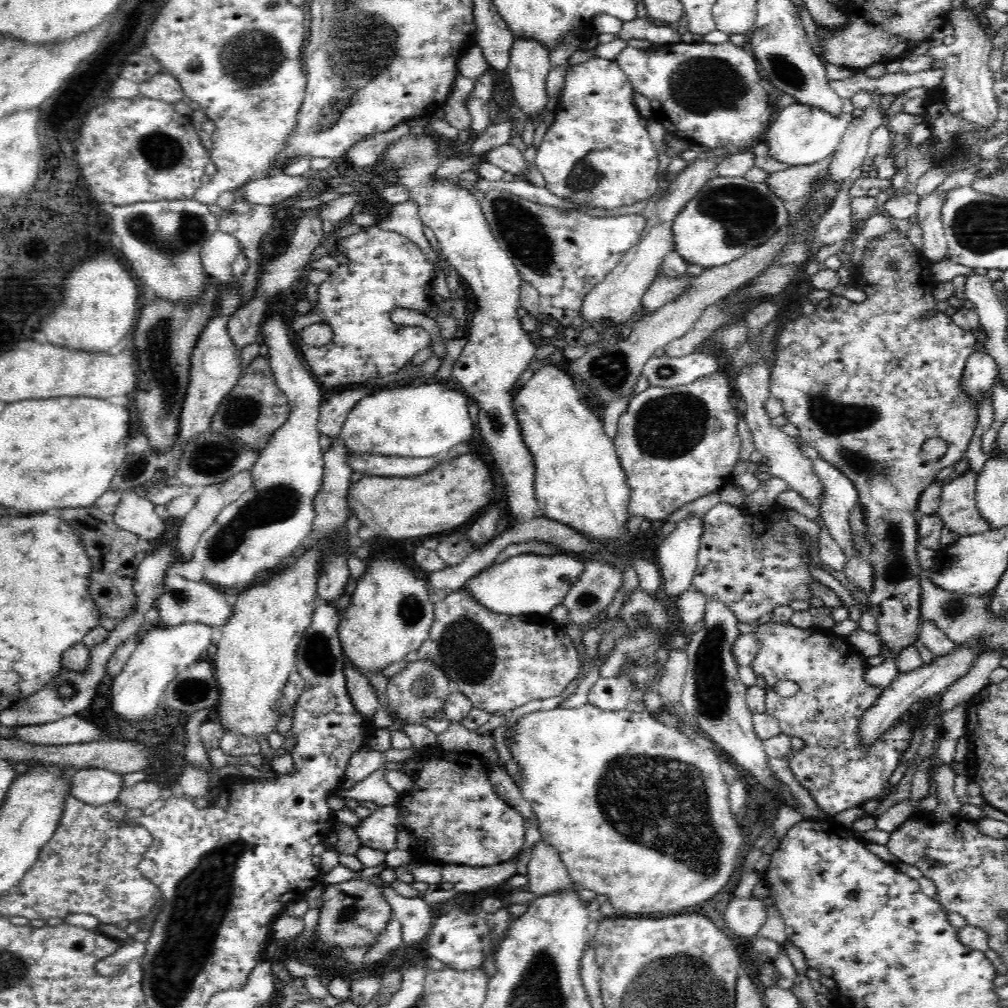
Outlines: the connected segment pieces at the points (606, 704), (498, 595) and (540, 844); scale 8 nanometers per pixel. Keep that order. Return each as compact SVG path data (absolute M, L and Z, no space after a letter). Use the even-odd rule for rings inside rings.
M616 677L602 678L588 692L588 703L602 710L624 710L630 705L630 684Z
M567 553L517 554L470 578L464 587L470 591L470 596L474 597L474 600L495 613L546 617L558 604L563 603L572 582L583 573L584 563Z
M538 841L533 845L527 868L530 881L527 889L538 896L560 890L577 890L566 865L561 861L560 853L546 841Z

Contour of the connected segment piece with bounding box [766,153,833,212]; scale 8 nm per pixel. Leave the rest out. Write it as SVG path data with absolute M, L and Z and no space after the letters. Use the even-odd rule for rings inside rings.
M833 153L811 165L795 166L780 170L780 172L769 173L766 183L792 212L796 205L804 202L811 194L810 188L814 180L818 178L818 174L827 172L832 155Z

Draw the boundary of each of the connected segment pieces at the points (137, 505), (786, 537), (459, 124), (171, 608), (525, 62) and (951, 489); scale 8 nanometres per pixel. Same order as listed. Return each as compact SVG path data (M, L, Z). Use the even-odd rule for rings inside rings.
M130 489L121 496L113 513L115 523L145 541L157 541L165 533L164 521L156 515L156 505Z
M722 501L721 503L718 503L717 505L712 507L703 516L704 534L702 534L702 538L700 540L700 547L697 554L697 567L694 571L692 584L708 599L718 599L718 601L726 603L726 606L728 606L728 608L732 610L732 613L736 615L736 619L738 619L738 622L747 622L756 625L766 619L768 617L768 614L770 614L771 610L775 606L789 605L793 600L810 600L810 598L812 598L812 596L808 592L808 584L812 584L812 582L815 582L816 580L812 578L812 575L810 575L807 569L807 563L811 562L808 553L808 546L810 546L813 540L811 540L809 543L804 543L800 538L800 536L804 534L802 534L800 530L796 528L796 526L792 526L792 524L786 520L786 517L783 516L784 508L782 508L781 513L782 518L780 521L770 522L766 514L754 515L746 512L742 507L732 506L731 504Z
M458 73L455 76L451 93L446 97L442 106L445 114L443 118L458 130L469 130L471 125L472 115L470 115L470 111L466 107L466 100L468 100L472 88L474 88L474 81Z
M169 573L164 580L164 586L162 586L162 594L158 594L158 602L154 602L154 606L158 609L163 626L201 622L206 626L218 629L220 626L224 626L234 614L234 609L226 601L224 593L218 592L212 585L202 581L192 582Z
M515 38L512 51L510 52L510 65L506 72L510 78L510 88L516 104L520 106L530 120L532 116L543 116L548 104L548 92L546 91L546 77L552 69L548 47L544 47L539 40L533 38Z
M968 471L964 476L955 476L944 481L941 492L941 503L936 514L942 519L945 527L958 533L958 535L984 534L990 527L983 520L976 507L977 476Z

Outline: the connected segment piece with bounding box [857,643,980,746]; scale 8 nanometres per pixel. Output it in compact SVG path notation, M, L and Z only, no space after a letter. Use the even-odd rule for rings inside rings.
M955 644L953 651L944 656L935 656L930 664L924 663L920 668L916 668L914 672L899 674L898 678L894 678L889 686L883 688L881 697L860 717L857 728L859 728L861 742L865 746L874 744L890 726L894 726L894 722L901 720L908 707L912 706L914 702L922 702L922 700L926 700L926 698L935 694L942 695L945 693L951 684L968 673L979 655L980 647L978 645Z

